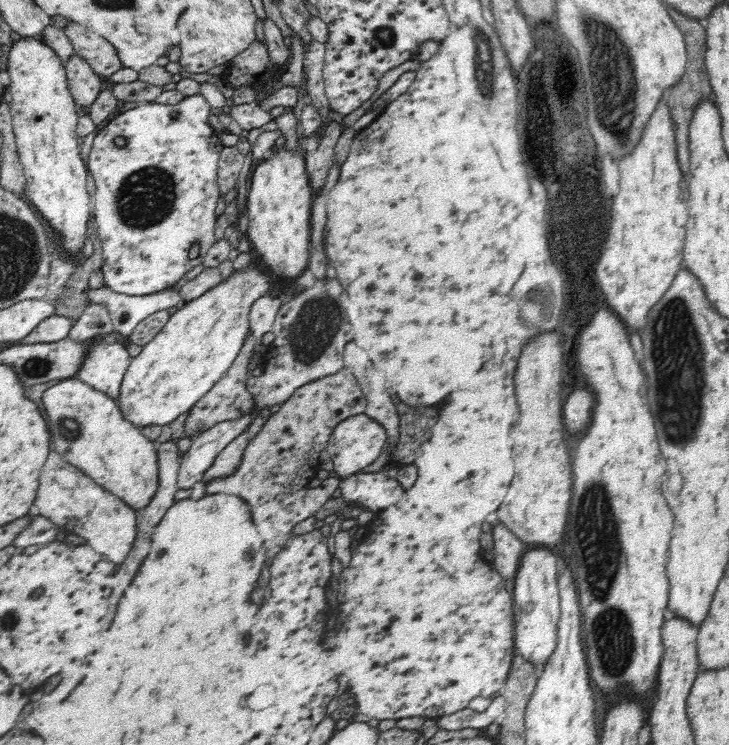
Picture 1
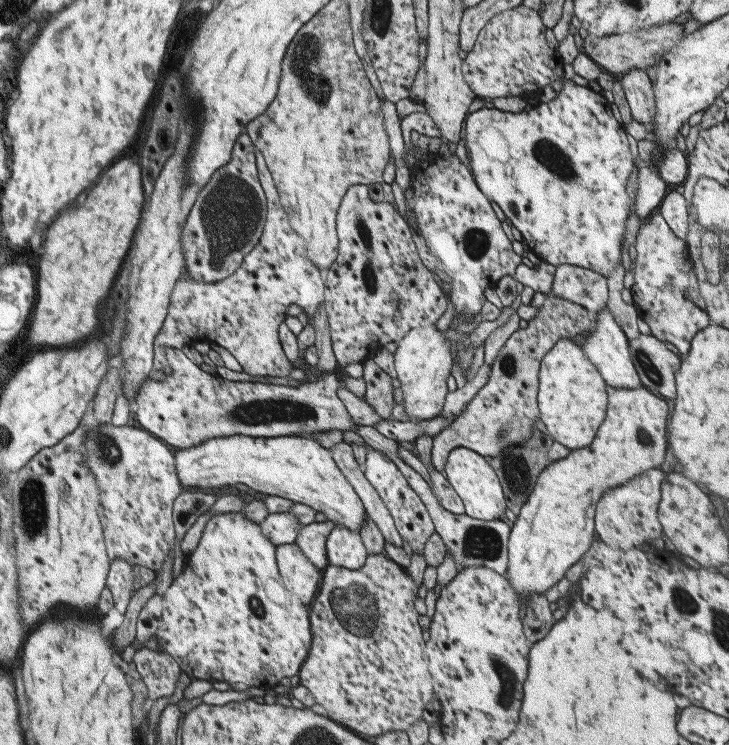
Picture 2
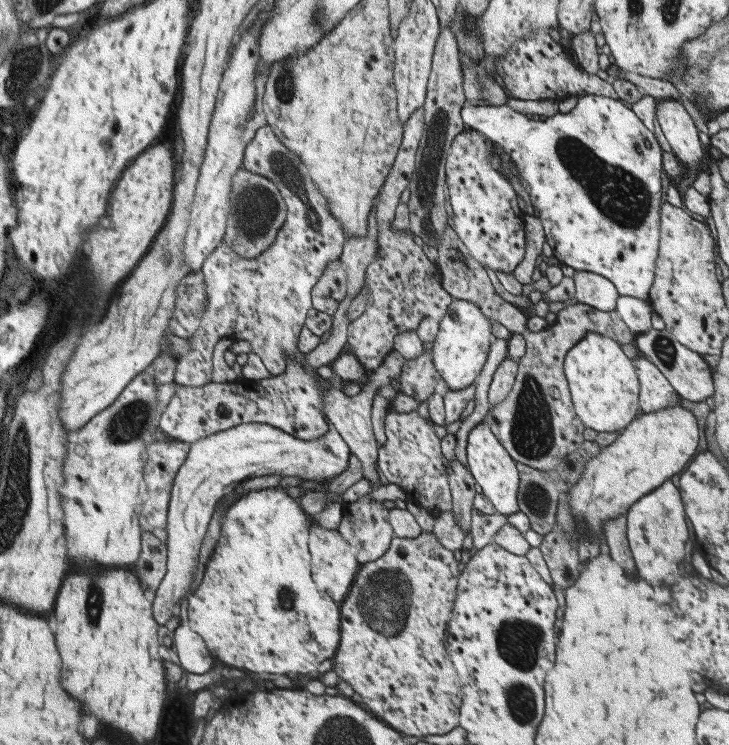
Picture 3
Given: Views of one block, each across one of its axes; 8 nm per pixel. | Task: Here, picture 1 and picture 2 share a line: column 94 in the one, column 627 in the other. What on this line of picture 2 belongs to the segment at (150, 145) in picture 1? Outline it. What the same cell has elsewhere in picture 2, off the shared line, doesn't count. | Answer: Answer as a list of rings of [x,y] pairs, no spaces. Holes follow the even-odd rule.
[[[561,80],[563,88],[561,92],[555,96],[555,100],[547,102],[547,104],[537,104],[537,106],[529,106],[523,112],[511,114],[511,112],[501,112],[495,110],[493,106],[485,106],[481,110],[475,110],[471,114],[467,114],[465,118],[465,154],[469,158],[469,170],[471,176],[475,180],[475,184],[479,186],[479,190],[491,200],[497,202],[499,208],[503,210],[505,218],[509,218],[507,222],[521,234],[523,242],[529,246],[531,250],[531,260],[539,260],[545,264],[551,264],[553,268],[557,268],[559,264],[569,264],[569,266],[579,266],[579,268],[589,268],[601,276],[609,276],[613,274],[615,266],[621,264],[621,250],[623,250],[623,240],[625,240],[625,222],[631,214],[631,180],[635,174],[635,164],[633,164],[633,156],[629,152],[627,146],[627,136],[625,136],[625,128],[613,118],[611,110],[609,110],[609,102],[603,98],[603,94],[597,94],[593,86],[577,86],[571,80]]]

